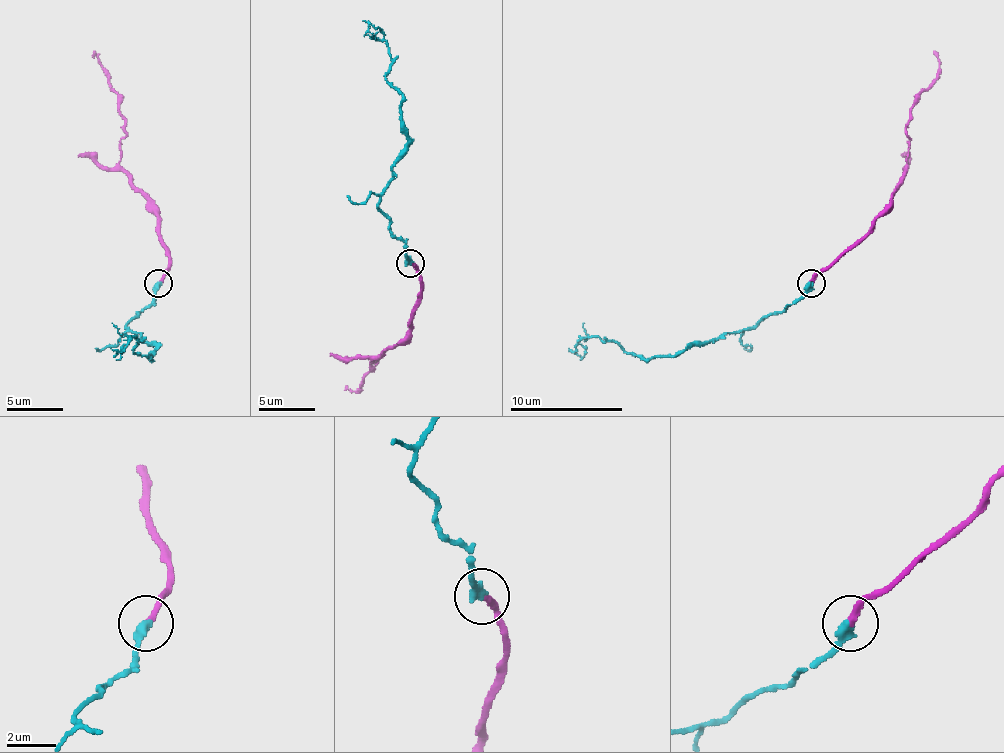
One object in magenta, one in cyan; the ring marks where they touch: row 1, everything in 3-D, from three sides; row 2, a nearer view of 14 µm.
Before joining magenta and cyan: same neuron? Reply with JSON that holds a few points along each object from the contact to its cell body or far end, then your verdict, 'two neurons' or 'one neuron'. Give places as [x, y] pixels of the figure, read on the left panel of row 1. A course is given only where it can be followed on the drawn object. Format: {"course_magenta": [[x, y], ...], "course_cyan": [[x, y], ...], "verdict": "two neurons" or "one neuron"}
{"course_magenta": [[159, 284], [167, 270], [167, 247], [159, 233], [159, 214], [120, 163], [125, 118], [94, 50]], "course_cyan": [[159, 284], [153, 301], [125, 326], [156, 349], [142, 357], [134, 352], [136, 338], [114, 357]], "verdict": "one neuron"}

